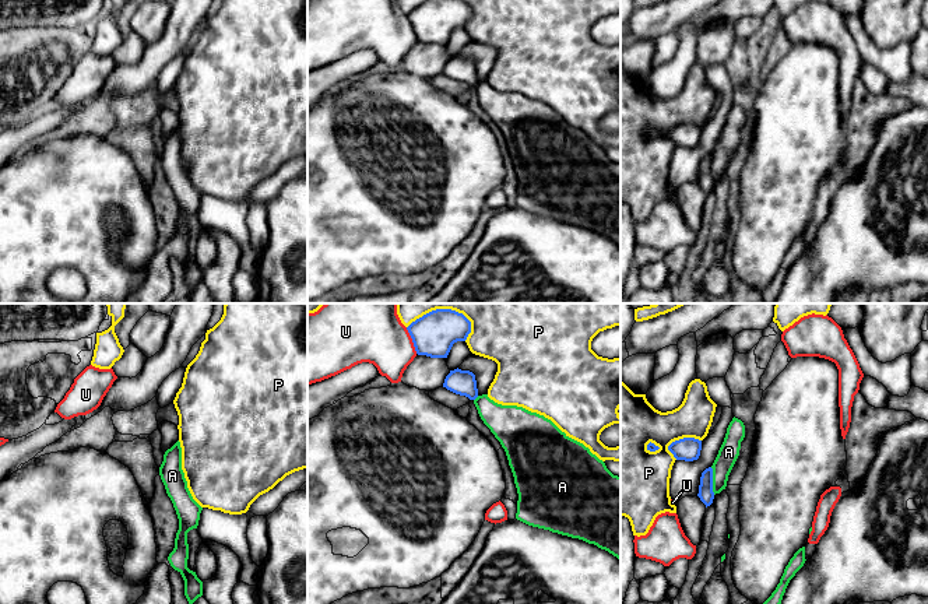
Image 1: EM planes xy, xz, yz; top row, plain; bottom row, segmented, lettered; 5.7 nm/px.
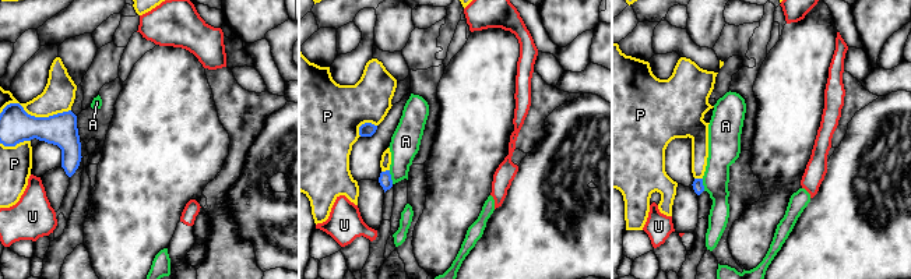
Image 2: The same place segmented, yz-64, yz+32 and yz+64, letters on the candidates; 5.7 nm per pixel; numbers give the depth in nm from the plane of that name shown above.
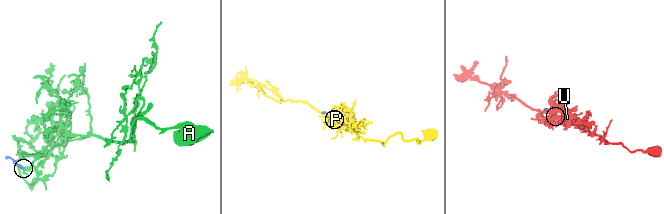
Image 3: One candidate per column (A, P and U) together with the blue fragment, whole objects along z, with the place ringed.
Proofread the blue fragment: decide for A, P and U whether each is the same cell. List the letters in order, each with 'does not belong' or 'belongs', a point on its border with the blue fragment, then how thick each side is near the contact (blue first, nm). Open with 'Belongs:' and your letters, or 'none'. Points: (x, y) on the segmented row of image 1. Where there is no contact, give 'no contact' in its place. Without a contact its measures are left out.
Belongs: none
A: does not belong | yz (712, 481) | 90/120 nm
P: does not belong | yz (684, 438) | 140/220 nm
U: does not belong | xz (412, 340) | 260/360 nm

